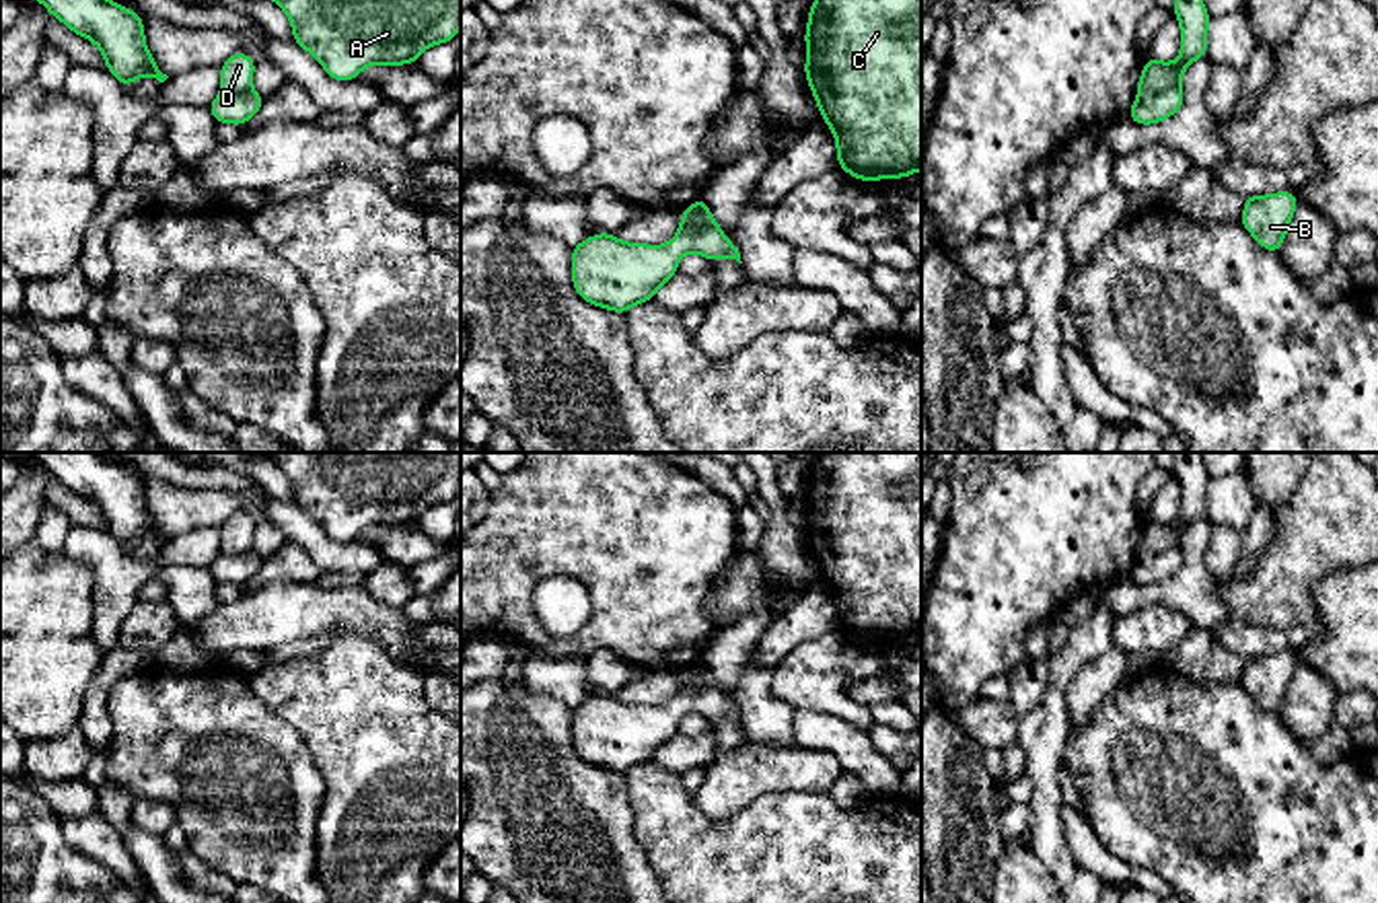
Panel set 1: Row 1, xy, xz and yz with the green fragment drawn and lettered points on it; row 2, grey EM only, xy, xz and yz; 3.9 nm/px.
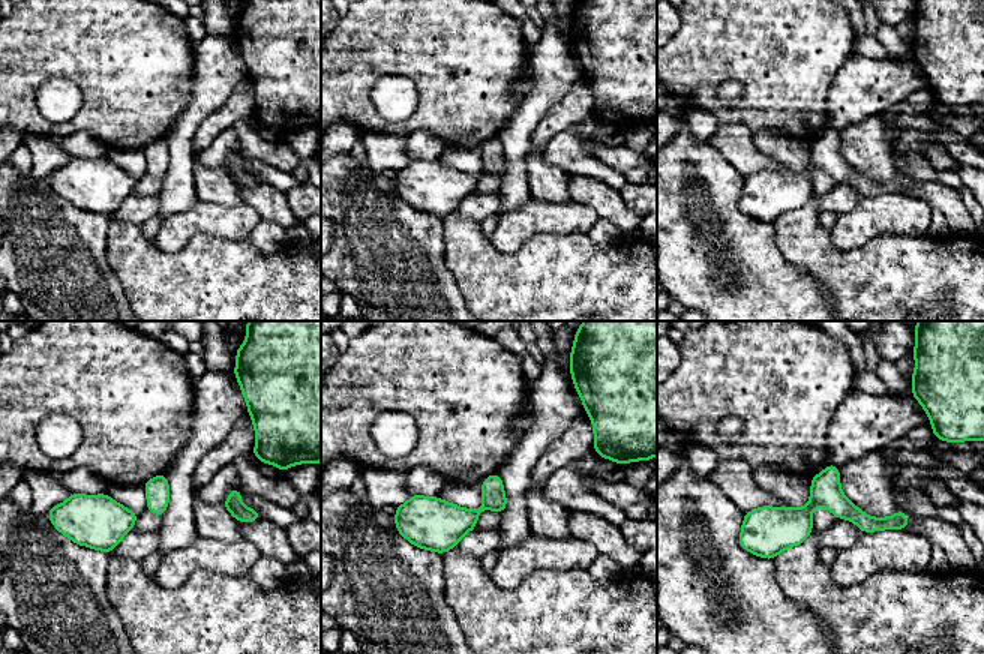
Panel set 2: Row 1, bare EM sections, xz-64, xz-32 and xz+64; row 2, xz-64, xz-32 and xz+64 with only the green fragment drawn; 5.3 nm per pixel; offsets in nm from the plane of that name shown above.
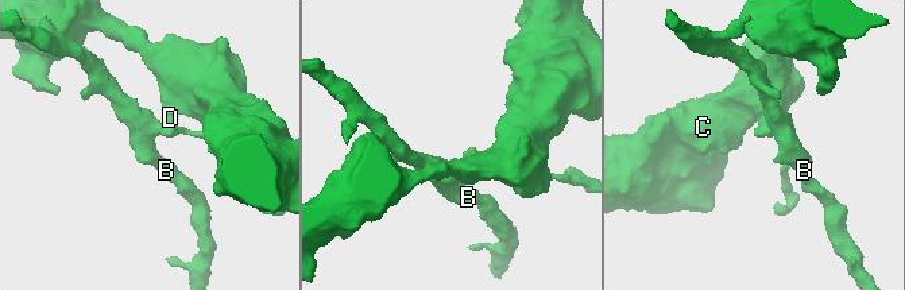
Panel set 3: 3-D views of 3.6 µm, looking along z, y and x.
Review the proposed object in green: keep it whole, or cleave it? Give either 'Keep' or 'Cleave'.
Cleave

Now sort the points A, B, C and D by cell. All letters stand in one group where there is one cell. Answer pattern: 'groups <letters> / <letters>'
groups A C D / B

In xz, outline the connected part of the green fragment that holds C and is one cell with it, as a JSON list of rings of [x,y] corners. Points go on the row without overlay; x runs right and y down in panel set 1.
[[[819,453],[804,535],[837,605],[837,625],[868,644],[921,631],[921,453]]]

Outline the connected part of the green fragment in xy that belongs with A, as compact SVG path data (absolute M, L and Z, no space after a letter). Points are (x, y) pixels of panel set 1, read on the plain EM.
M261 453L290 479L294 502L339 543L366 527L418 522L432 506L448 504L461 490L461 453Z

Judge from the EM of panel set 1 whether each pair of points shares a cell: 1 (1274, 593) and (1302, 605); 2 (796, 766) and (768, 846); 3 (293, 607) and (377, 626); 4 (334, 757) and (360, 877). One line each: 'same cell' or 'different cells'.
1: same cell
2: different cells
3: same cell
4: same cell

